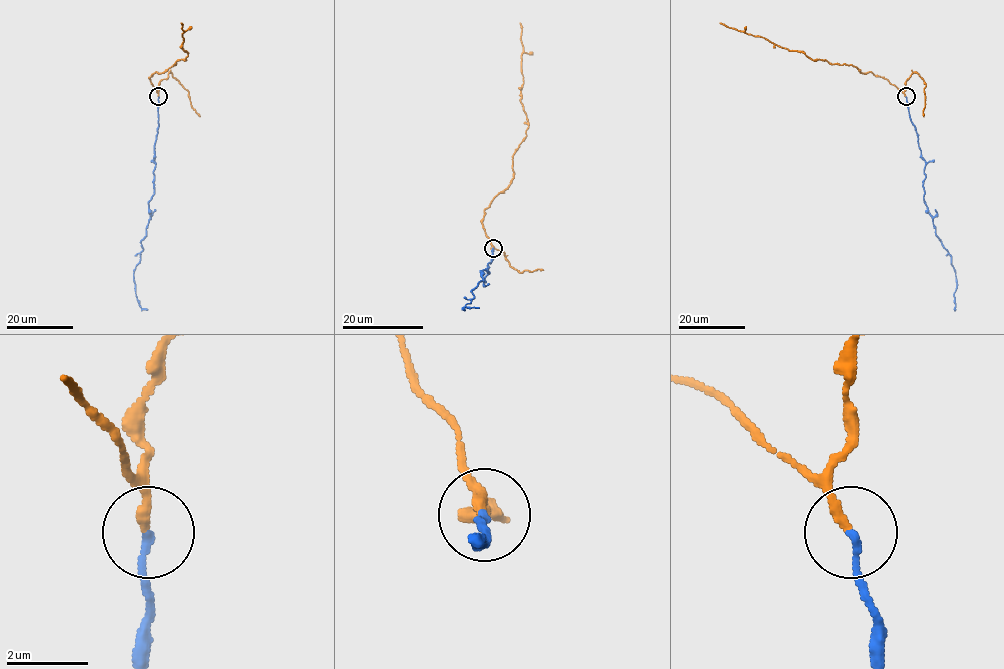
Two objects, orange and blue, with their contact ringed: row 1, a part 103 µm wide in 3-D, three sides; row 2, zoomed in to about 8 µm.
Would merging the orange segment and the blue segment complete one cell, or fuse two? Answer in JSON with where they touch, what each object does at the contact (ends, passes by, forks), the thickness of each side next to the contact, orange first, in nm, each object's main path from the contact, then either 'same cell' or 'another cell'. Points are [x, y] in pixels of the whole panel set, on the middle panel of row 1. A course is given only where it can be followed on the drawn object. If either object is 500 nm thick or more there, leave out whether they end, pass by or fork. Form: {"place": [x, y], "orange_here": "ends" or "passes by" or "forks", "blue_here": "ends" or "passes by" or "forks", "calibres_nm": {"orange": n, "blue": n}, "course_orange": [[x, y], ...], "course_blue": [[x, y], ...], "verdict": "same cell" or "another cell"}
{"place": [493, 248], "orange_here": "ends", "blue_here": "ends", "calibres_nm": {"orange": 240, "blue": 180}, "course_orange": [[493, 248], [482, 222], [484, 210], [510, 183], [512, 155], [528, 127], [520, 98], [520, 23]], "course_blue": [[493, 248], [489, 272], [481, 271], [483, 279], [472, 290], [471, 303], [463, 308], [479, 308]], "verdict": "another cell"}

